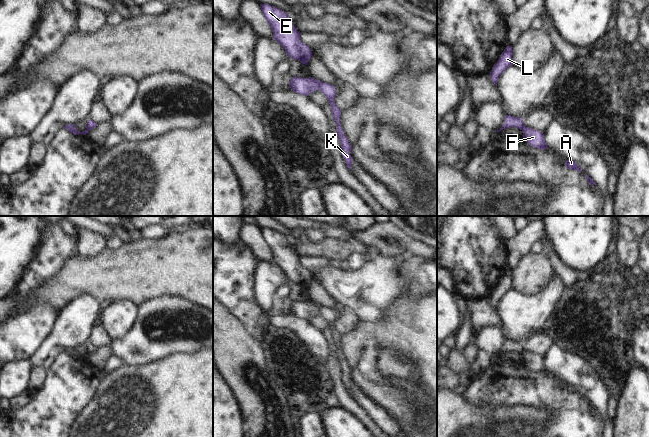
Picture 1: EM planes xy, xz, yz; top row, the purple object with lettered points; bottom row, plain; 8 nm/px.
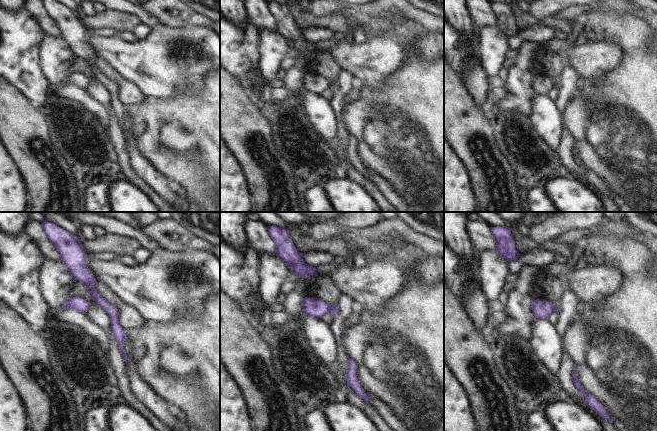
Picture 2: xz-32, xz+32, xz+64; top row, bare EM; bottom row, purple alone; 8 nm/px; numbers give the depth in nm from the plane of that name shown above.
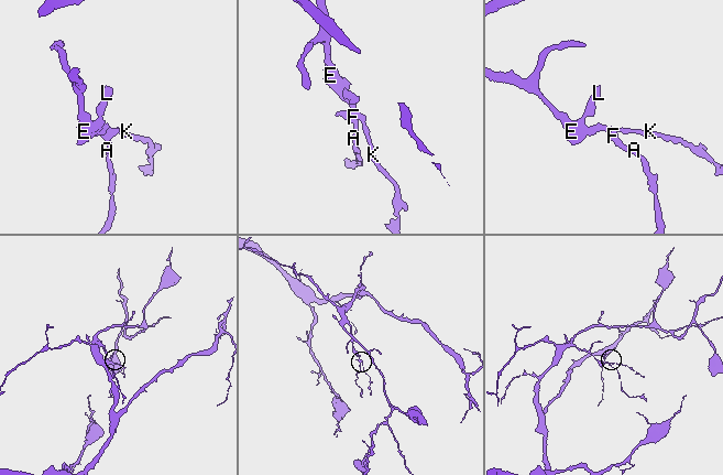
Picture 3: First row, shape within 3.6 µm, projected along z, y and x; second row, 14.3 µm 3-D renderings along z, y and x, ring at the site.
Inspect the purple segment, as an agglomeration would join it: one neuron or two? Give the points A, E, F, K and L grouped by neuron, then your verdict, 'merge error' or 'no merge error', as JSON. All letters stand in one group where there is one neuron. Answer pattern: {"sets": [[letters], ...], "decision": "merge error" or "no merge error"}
{"sets": [["A", "F"], ["E", "K", "L"]], "decision": "merge error"}

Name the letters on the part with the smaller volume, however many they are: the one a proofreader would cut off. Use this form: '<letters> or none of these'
A, F

